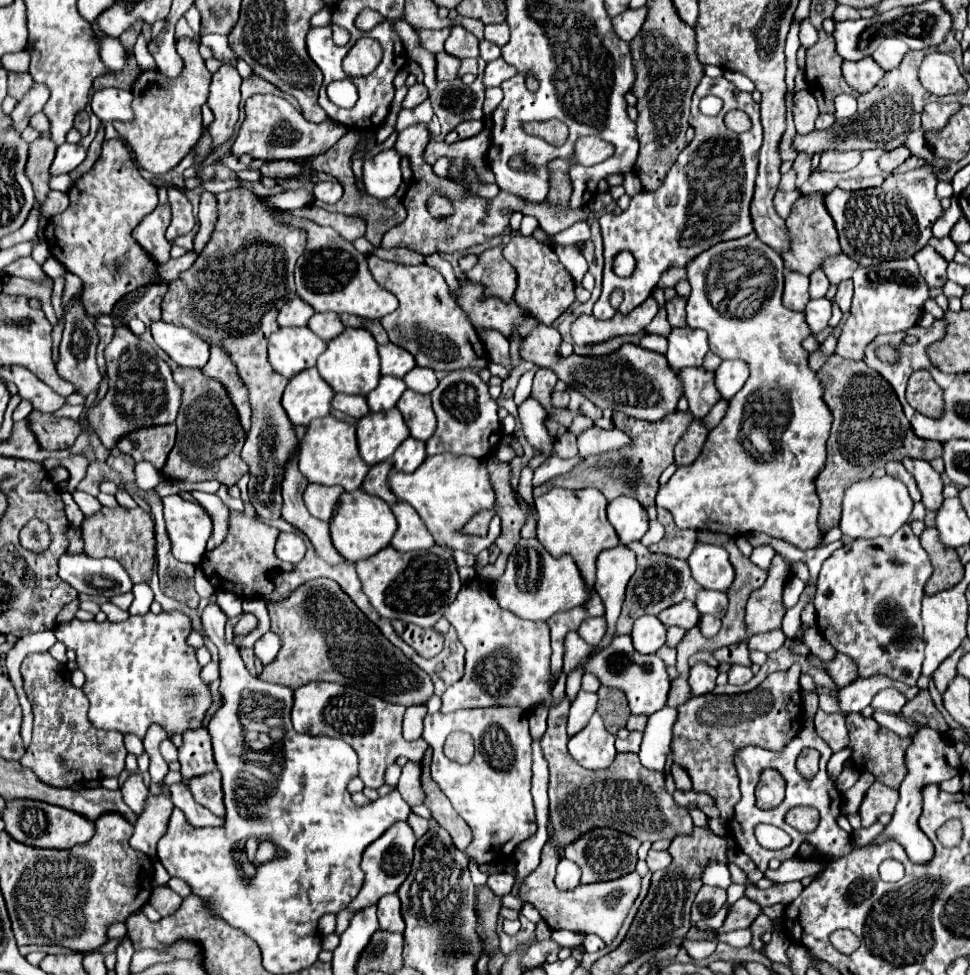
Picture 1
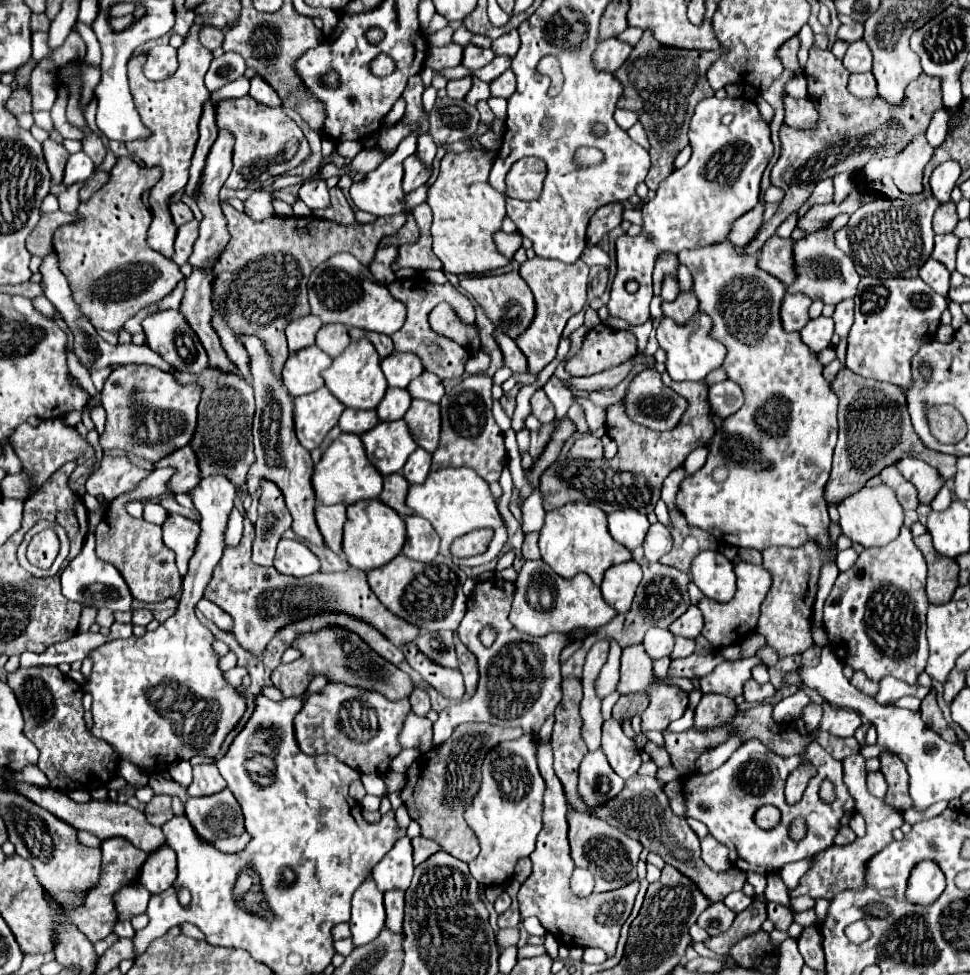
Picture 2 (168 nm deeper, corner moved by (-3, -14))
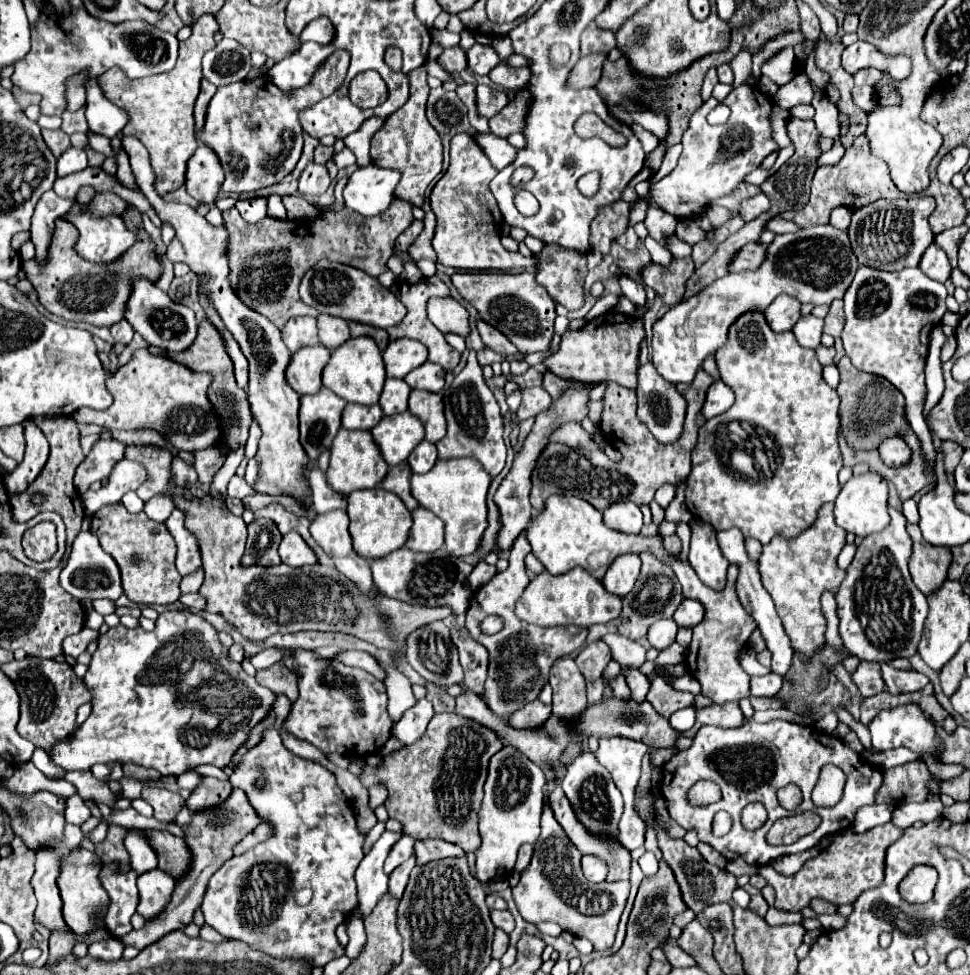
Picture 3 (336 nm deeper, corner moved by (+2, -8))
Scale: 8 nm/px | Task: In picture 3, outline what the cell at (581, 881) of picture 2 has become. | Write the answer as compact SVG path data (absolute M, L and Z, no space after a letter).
M590 854L582 856L582 870L590 882L604 882L608 874L604 860L598 860L598 856L590 856Z

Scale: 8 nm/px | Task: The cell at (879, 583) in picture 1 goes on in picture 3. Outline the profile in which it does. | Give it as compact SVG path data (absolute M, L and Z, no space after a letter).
M888 506L888 514L890 524L882 532L862 540L848 566L846 580L836 592L842 642L850 654L868 662L914 656L928 614L926 596L914 586L908 572L912 540L906 532L906 518L892 506Z

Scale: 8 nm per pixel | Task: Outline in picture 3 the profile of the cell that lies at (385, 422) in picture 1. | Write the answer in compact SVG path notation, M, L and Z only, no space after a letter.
M408 410L394 416L384 416L370 432L390 466L404 462L410 452L424 440L422 422Z

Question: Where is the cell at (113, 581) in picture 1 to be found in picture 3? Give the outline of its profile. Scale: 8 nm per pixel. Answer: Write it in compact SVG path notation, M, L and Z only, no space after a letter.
M80 532L76 540L72 542L70 556L66 560L64 570L60 572L60 586L74 596L76 600L96 600L96 598L108 598L108 600L118 600L122 594L122 584L120 584L120 568L116 560L106 554L98 542L98 538L92 532Z

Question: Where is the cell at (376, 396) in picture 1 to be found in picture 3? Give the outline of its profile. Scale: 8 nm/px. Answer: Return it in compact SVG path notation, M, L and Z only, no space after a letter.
M388 378L380 396L380 406L384 414L398 414L408 408L408 396L410 396L410 386L404 380L398 378Z

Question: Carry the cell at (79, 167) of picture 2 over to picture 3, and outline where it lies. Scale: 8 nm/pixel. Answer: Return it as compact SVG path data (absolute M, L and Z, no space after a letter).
M70 146L60 158L58 158L58 176L68 176L74 172L80 172L86 168L86 152Z

